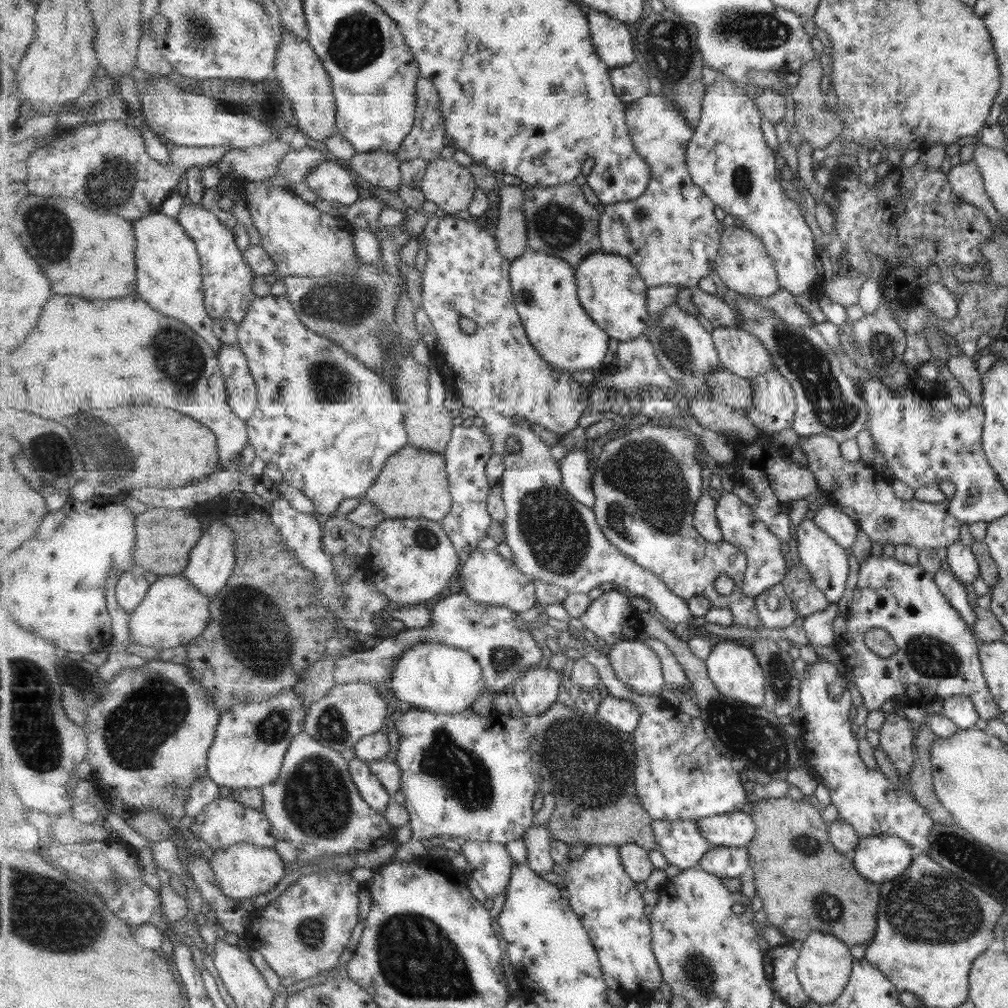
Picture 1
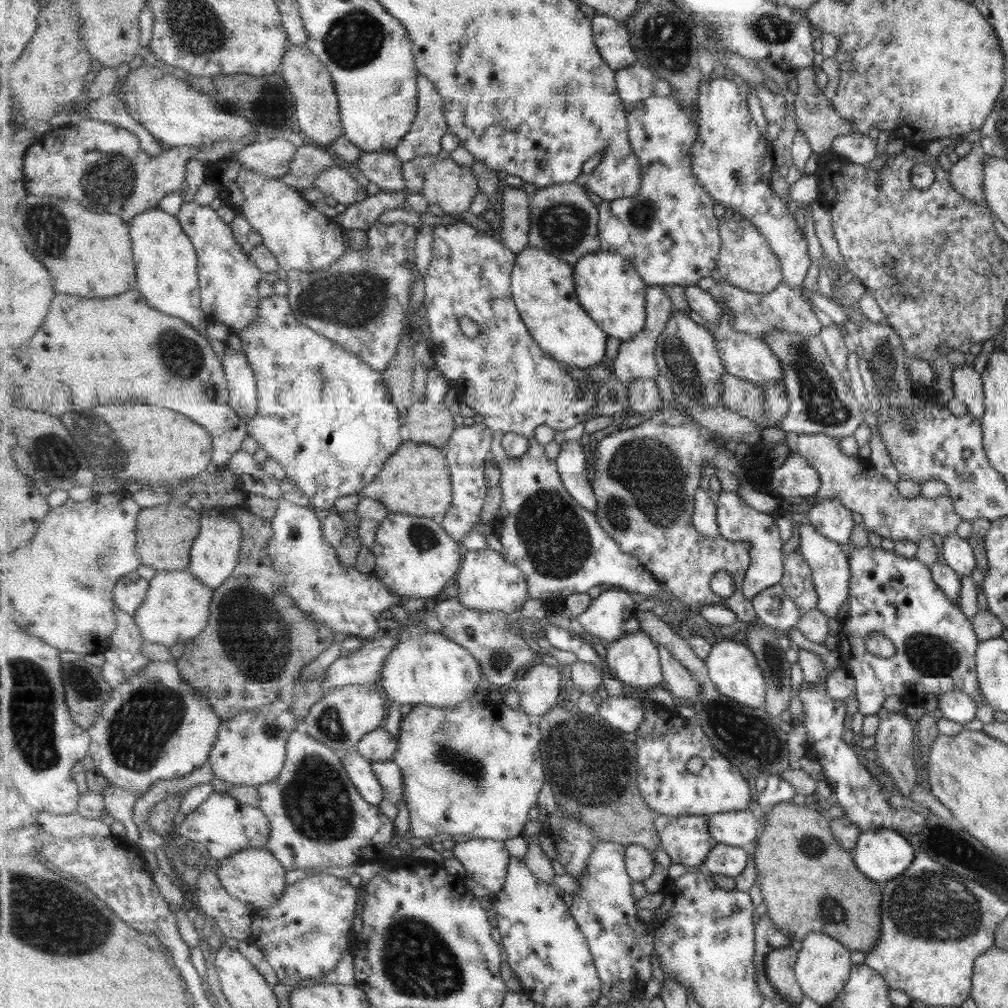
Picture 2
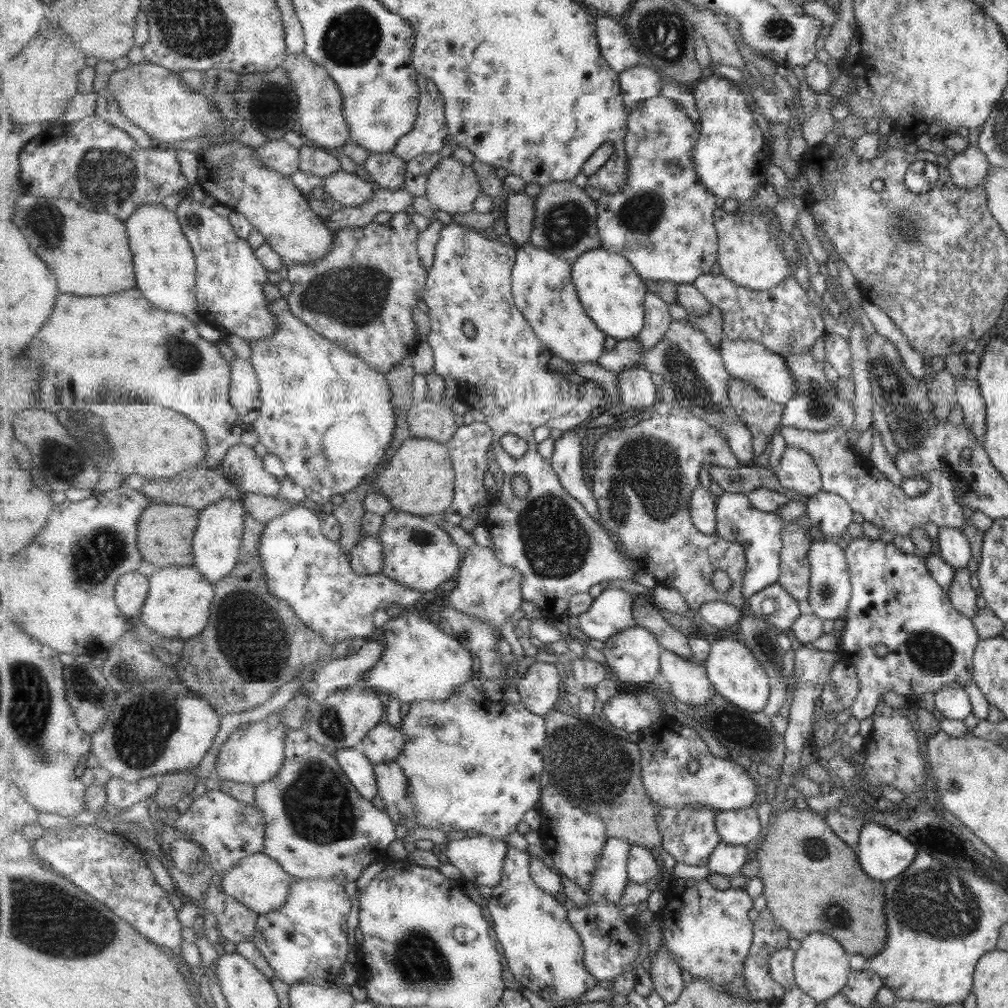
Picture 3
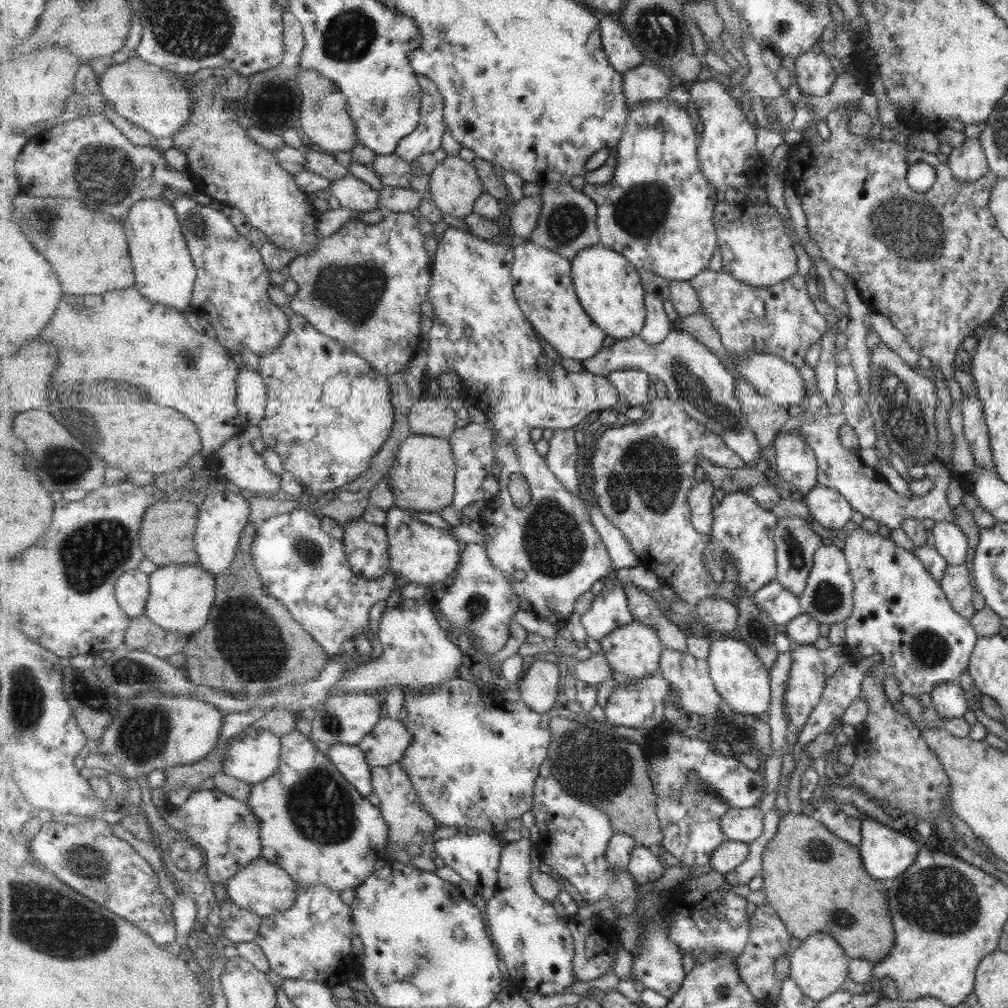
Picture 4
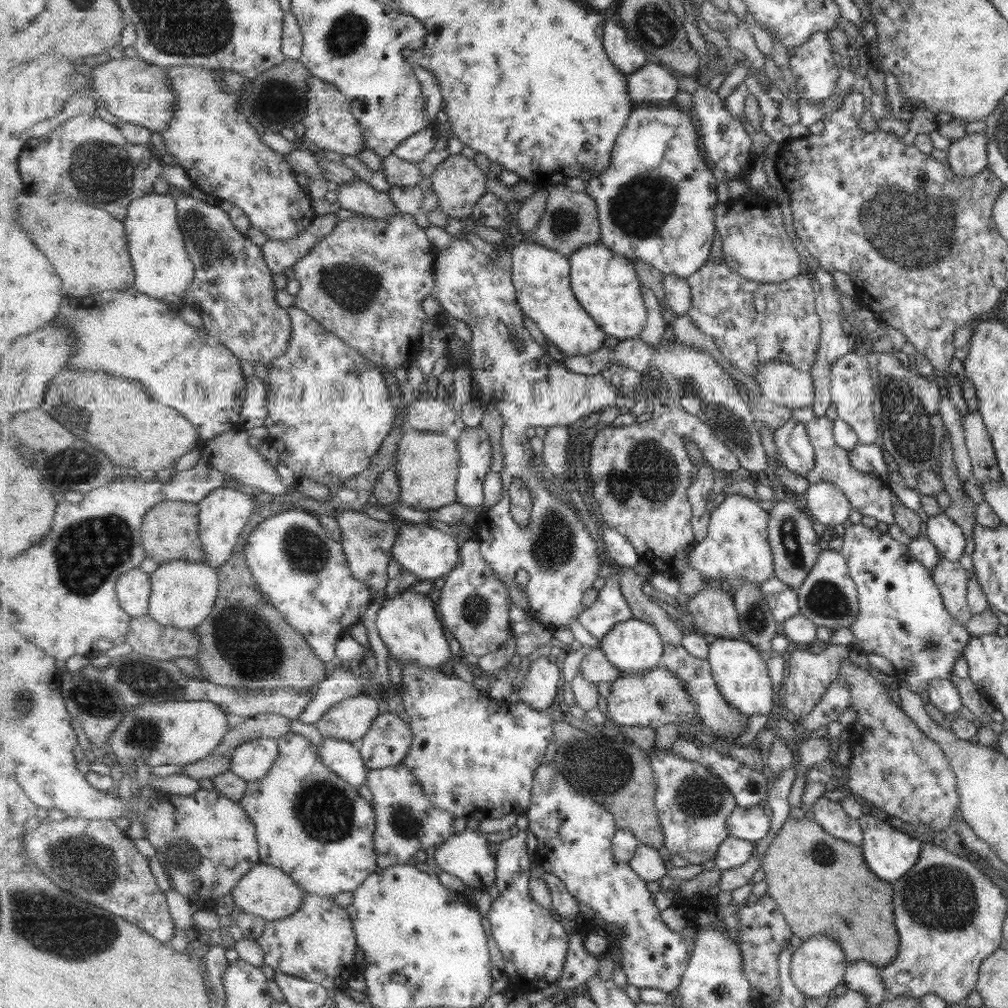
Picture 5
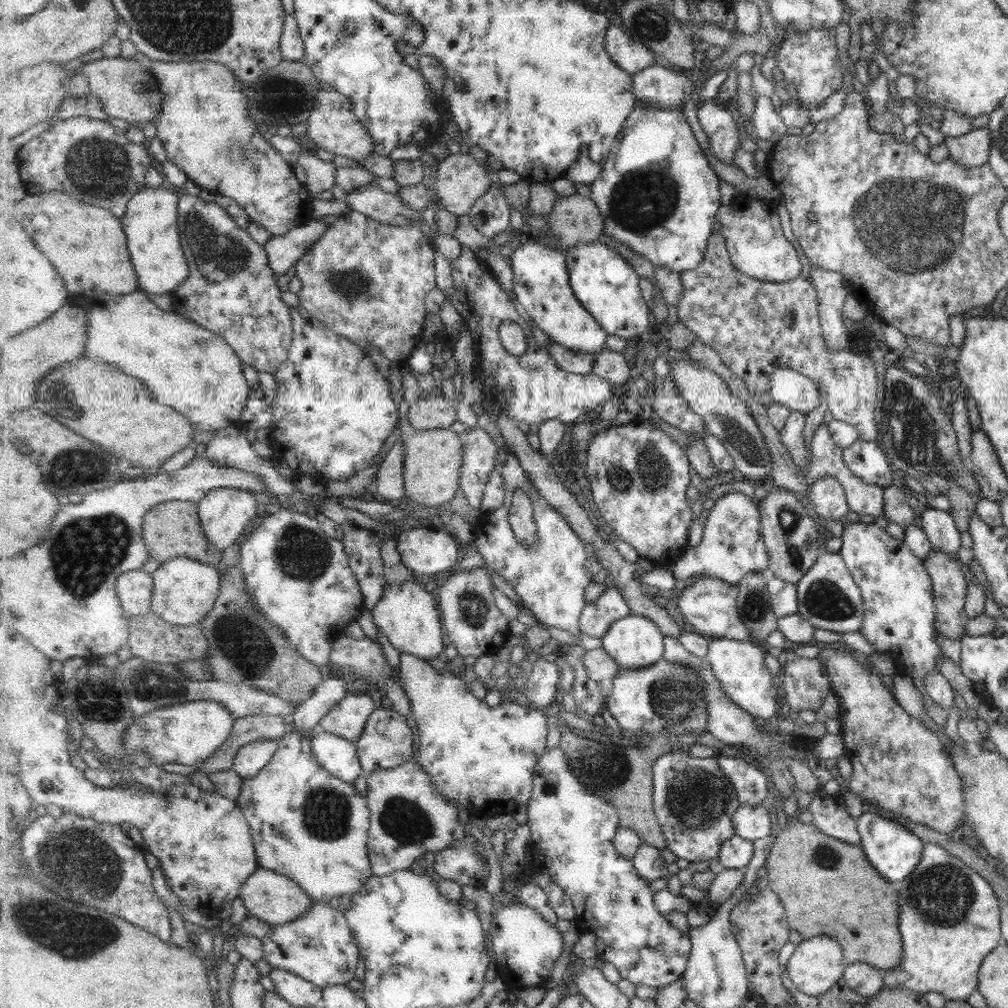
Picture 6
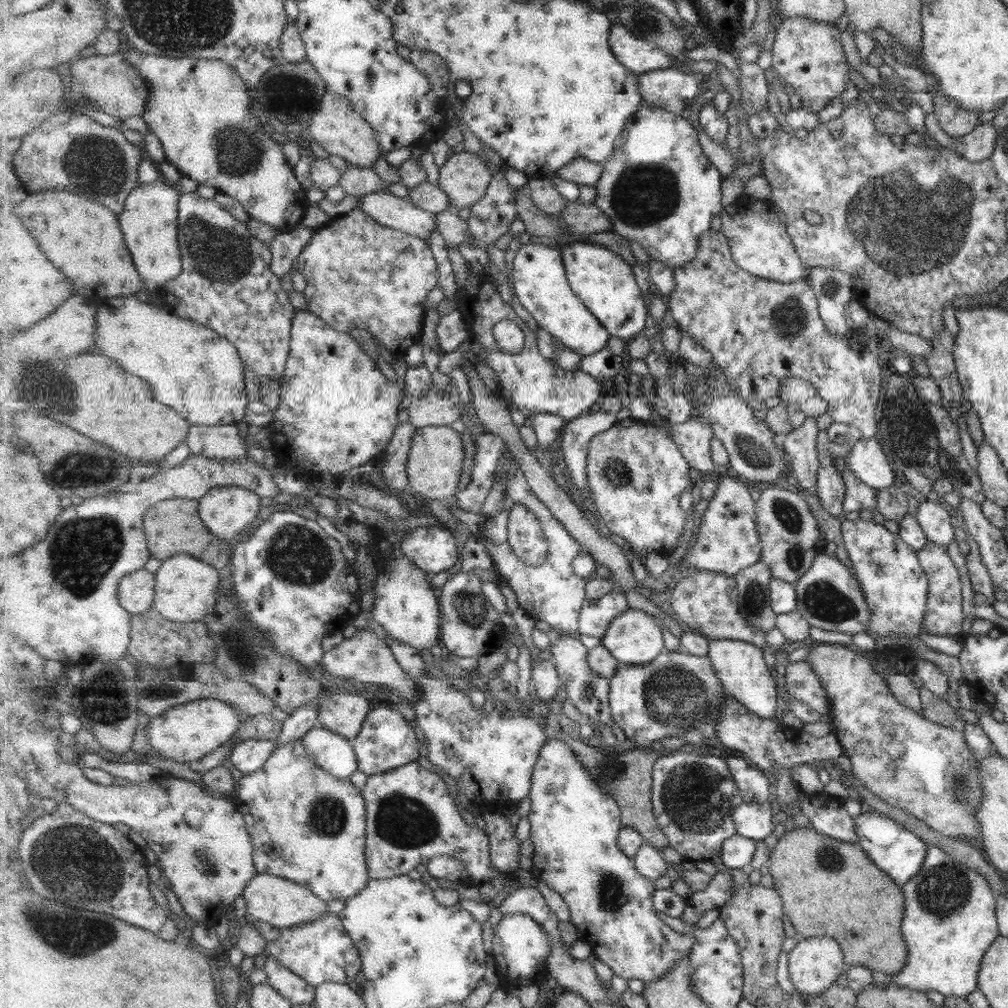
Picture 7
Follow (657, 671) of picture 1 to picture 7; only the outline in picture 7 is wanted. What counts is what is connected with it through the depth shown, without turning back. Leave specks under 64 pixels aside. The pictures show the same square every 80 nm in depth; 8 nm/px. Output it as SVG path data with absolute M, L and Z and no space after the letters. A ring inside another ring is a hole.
M630 608L611 621L610 628L601 639L601 644L605 645L621 664L645 664L654 661L666 650L662 627L653 615L647 614L644 610Z

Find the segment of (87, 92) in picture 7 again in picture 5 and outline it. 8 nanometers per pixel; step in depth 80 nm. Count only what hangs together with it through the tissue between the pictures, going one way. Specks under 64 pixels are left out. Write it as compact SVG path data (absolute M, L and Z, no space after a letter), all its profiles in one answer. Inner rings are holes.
M139 55L121 60L113 59L105 64L91 68L93 90L120 120L127 120L145 126L152 132L162 132L175 116L176 92L166 69L151 64Z

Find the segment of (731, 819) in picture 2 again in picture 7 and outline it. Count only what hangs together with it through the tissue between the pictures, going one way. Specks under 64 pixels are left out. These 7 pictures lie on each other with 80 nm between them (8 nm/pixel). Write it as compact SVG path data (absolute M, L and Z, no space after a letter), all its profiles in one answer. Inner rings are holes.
M747 803L734 812L734 822L738 833L756 841L773 834L773 812L766 803Z

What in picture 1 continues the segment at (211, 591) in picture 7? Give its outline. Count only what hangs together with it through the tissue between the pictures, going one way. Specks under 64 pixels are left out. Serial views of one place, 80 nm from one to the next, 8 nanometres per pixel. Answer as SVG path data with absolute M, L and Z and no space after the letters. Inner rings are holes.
M183 574L158 575L147 596L130 616L131 634L135 642L155 648L177 648L201 636L211 620L209 597Z

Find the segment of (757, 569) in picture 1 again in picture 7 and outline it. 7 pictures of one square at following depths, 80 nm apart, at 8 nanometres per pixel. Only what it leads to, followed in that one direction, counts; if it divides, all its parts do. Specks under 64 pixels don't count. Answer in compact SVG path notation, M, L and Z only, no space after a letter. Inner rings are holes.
M730 469L719 471L721 481L700 522L698 539L692 545L695 560L691 560L691 564L695 564L697 569L736 578L739 571L762 562L763 543L758 532L756 501L751 498L749 483L733 474Z

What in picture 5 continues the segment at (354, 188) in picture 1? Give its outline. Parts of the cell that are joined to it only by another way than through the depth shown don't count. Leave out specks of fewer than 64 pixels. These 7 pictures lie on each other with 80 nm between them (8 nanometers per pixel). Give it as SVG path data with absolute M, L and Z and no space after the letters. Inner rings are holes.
M361 179L339 185L337 194L342 208L367 217L385 220L400 212L389 193L378 191Z

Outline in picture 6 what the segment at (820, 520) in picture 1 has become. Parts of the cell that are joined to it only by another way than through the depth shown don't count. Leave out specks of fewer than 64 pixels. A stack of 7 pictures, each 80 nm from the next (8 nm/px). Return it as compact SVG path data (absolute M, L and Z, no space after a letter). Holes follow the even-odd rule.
M821 476L809 482L809 502L812 509L823 519L844 520L848 511L845 495L835 477Z

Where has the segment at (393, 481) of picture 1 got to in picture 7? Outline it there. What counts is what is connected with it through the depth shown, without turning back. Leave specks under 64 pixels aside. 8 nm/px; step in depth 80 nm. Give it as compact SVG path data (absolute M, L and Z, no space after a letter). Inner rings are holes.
M429 425L416 429L408 456L408 477L415 496L439 501L451 500L452 496L458 496L463 456L465 450L460 433L453 430L450 425Z

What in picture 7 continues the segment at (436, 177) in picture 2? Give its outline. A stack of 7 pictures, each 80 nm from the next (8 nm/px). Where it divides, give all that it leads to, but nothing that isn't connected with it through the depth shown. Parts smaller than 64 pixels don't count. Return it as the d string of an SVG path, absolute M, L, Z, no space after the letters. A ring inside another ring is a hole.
M471 151L455 153L439 169L439 186L448 194L454 210L471 208L489 190L494 169Z

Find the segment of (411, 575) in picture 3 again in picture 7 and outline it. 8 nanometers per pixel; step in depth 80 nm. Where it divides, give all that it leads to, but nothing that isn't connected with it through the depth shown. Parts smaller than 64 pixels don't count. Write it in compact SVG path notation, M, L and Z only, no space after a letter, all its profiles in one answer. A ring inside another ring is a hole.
M417 527L409 532L402 544L402 551L418 567L430 575L453 572L459 562L459 548L455 536L442 527Z

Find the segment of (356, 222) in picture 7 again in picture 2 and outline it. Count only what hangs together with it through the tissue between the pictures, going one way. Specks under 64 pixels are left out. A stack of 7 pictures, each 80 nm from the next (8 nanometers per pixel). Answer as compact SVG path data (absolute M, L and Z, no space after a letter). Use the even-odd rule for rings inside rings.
M396 222L390 225L377 223L371 226L366 230L368 236L369 248L365 250L357 250L351 246L350 238L346 238L346 242L349 244L347 246L347 254L343 260L339 260L335 266L331 266L329 270L323 270L323 272L316 273L300 273L299 271L291 271L286 274L285 282L289 286L289 295L288 301L292 306L292 314L303 323L306 323L312 330L315 330L315 333L322 334L331 340L334 340L336 343L341 345L344 349L351 351L358 355L359 358L362 358L373 370L378 370L380 373L383 370L387 370L389 362L397 356L397 350L399 350L399 344L401 344L401 338L403 338L403 330L407 328L405 324L405 313L407 313L407 308L409 308L409 300L411 300L411 286L415 282L415 274L413 274L413 267L416 267L416 242L418 241L418 228L410 226L405 222Z

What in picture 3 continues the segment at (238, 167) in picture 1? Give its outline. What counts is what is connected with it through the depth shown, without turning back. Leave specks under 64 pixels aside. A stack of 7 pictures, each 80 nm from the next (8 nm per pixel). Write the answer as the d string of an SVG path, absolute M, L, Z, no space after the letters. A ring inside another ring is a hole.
M269 140L263 146L255 146L256 157L268 167L286 177L300 170L300 149L291 146L287 140Z

